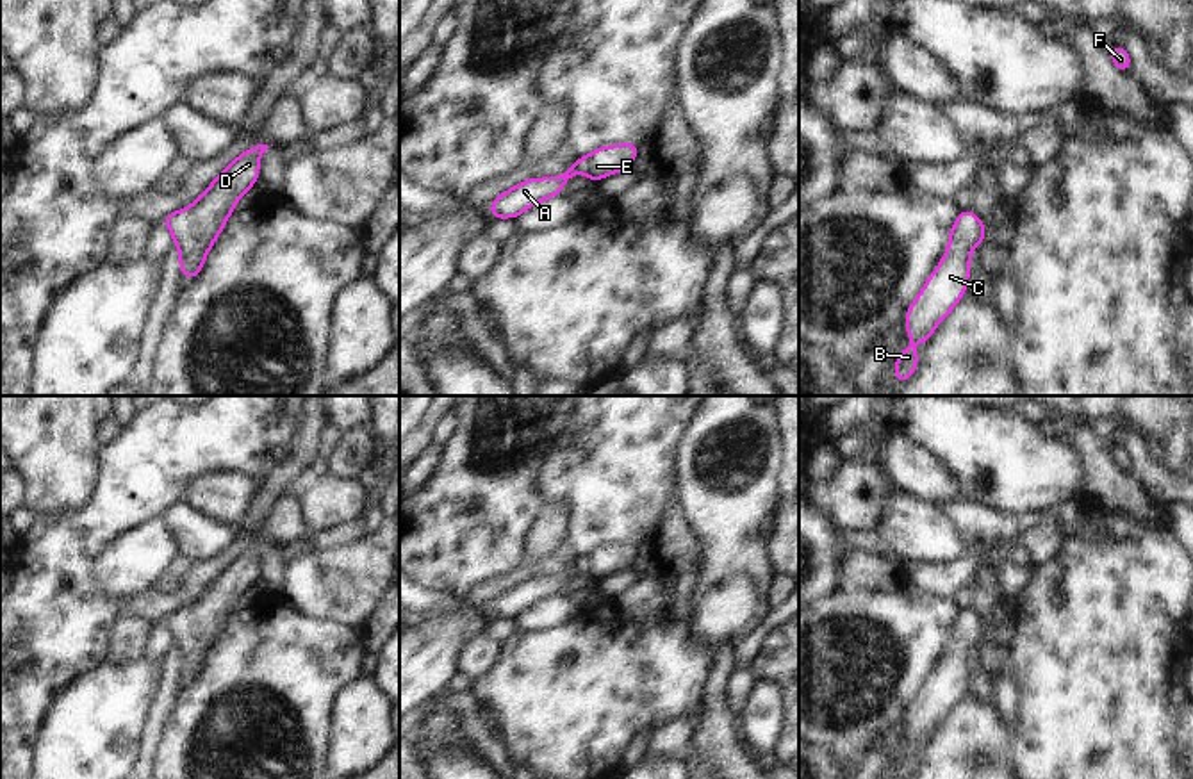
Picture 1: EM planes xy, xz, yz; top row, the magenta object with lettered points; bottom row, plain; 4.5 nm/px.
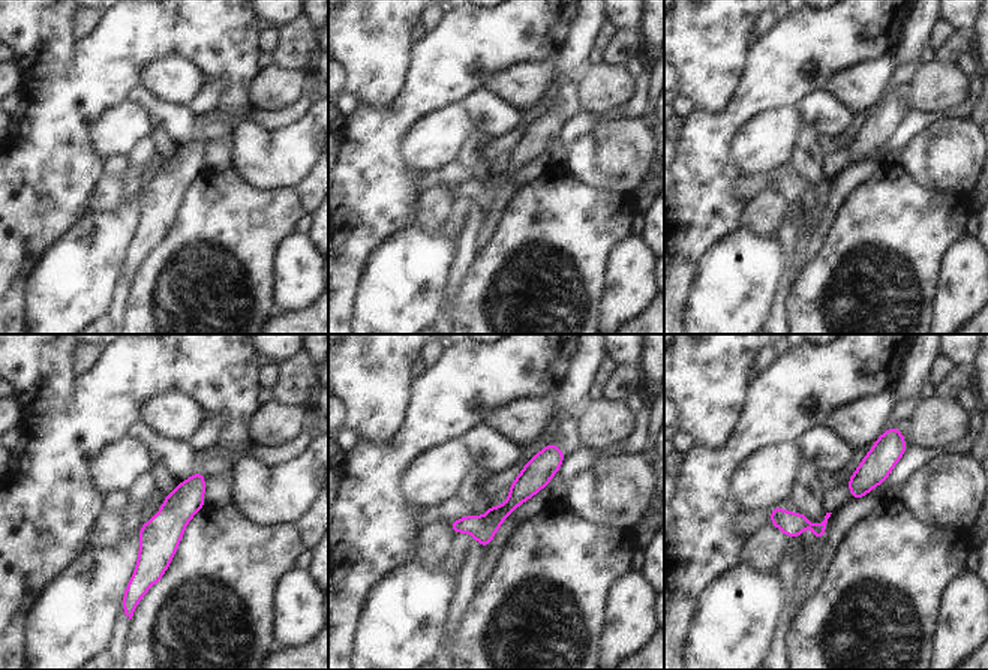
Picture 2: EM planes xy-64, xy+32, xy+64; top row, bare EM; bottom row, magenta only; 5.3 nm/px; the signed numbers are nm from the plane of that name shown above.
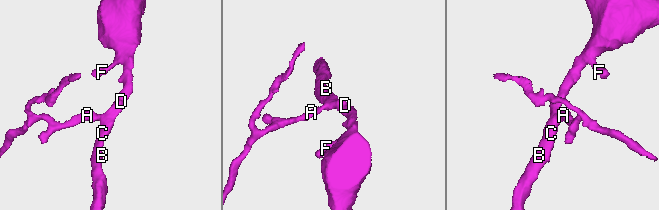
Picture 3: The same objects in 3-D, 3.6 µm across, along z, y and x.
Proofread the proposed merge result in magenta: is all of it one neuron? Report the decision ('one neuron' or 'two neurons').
one neuron

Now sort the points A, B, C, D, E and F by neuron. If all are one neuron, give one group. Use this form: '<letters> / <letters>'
A B C D E F

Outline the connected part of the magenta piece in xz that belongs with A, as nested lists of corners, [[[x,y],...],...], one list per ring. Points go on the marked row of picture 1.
[[[624,143],[619,146],[601,146],[590,155],[578,157],[574,166],[569,166],[562,176],[556,178],[531,178],[521,182],[510,191],[492,200],[489,212],[494,219],[512,217],[515,219],[521,212],[531,205],[549,200],[562,193],[567,180],[576,173],[583,171],[590,182],[597,182],[612,173],[631,168],[638,153],[637,143]]]

